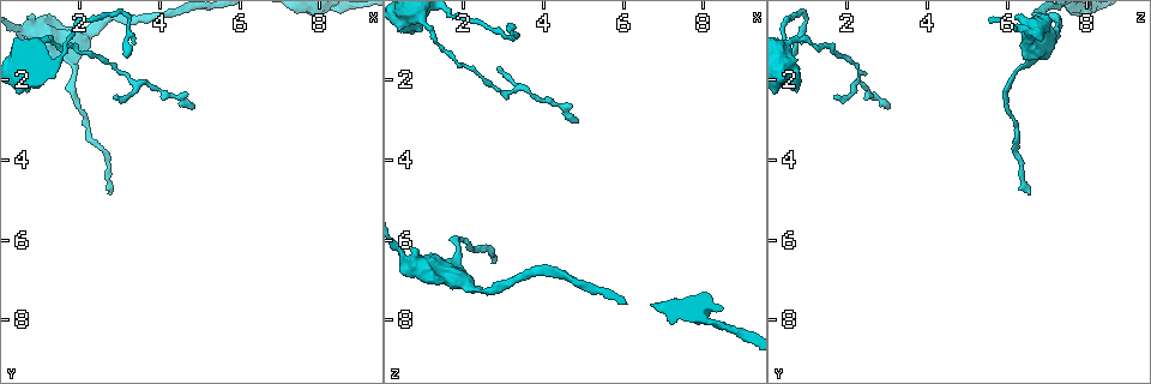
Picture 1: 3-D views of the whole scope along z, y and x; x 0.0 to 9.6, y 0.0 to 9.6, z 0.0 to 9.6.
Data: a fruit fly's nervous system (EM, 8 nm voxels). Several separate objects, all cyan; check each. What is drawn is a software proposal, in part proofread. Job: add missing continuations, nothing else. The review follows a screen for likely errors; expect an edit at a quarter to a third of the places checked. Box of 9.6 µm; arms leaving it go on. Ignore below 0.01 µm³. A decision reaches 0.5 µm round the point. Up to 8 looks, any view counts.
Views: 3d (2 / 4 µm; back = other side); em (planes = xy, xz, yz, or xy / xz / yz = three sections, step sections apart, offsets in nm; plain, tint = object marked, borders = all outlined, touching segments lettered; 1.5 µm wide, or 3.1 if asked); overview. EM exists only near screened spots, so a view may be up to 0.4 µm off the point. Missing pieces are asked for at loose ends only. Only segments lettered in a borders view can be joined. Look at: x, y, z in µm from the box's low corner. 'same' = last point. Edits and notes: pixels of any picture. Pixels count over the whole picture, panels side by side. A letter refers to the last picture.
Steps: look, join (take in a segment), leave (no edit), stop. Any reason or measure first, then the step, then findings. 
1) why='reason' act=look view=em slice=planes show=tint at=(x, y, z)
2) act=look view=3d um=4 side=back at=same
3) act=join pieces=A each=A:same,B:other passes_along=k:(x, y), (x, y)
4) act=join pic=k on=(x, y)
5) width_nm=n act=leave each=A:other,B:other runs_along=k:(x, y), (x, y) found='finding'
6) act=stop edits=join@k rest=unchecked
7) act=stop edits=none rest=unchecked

why='an open end' act=look view=3d um=2 side=back at=(4.85, 2.65, 3.05)

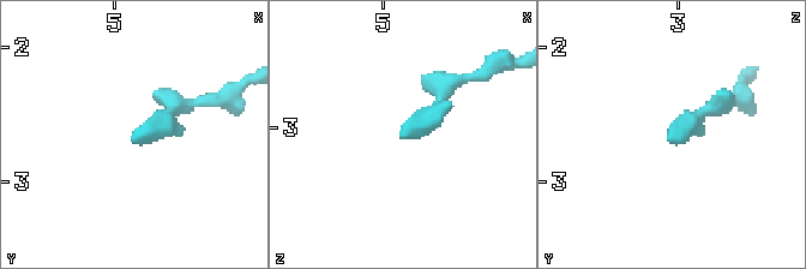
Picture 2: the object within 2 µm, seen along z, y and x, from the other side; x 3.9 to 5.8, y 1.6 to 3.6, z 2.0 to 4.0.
why='now the EM' act=look view=em slice=planes show=tint at=(4.86, 2.64, 3.04)

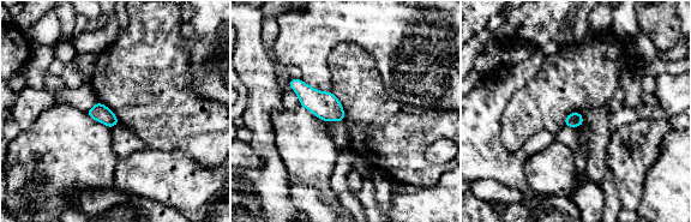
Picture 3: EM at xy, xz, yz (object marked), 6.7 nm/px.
why='what lies round it' act=look view=em slice=planes show=borders at=same

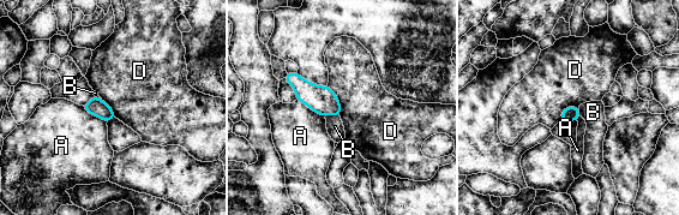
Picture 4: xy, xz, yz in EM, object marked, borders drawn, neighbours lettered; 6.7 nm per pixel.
act=leave each=A:other,B:other,D:other border=4:(326, 85), (338, 101), (340, 114) found='no lettered segment goes on from it'

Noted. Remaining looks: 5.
why='branch stops here' act=look view=em slice=planes show=borders at=(3.10, 1.50, 0.65)

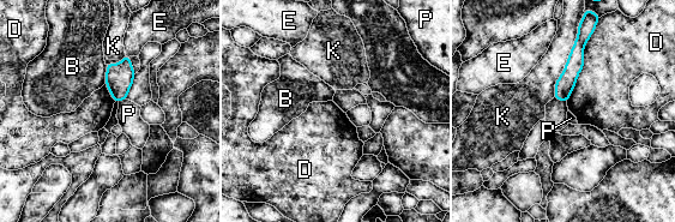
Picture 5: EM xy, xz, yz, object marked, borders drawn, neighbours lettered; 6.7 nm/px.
act=leave each=B:other,D:other,E:other,K:other,P:other runs_along=5:(582, 41), (564, 85), (564, 98) found='no lettered segment goes on from it'

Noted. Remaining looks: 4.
act=look view=em um=3.1 slice=yz step=16 show=tint at=(0.65, 2.20, 0.75)

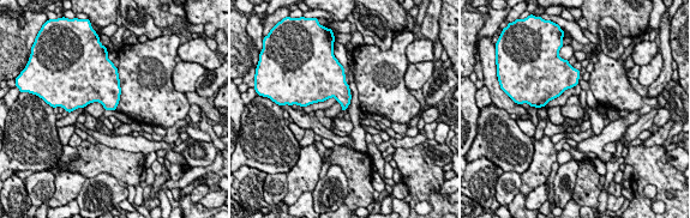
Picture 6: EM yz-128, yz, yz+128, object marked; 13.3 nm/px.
act=look view=em um=3.1 slice=planes show=borders at=same

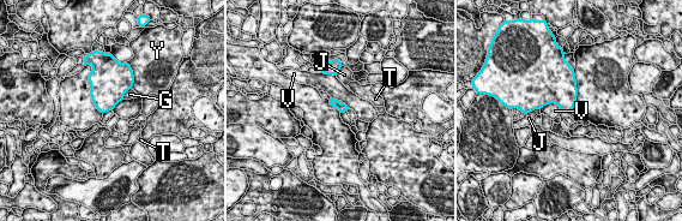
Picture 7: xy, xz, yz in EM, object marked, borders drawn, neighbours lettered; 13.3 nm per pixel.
longest_contact=V:300nm act=leave each=G:other,J:other,T:other,V:other,Y:other found='none of them fits'

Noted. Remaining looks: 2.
act=stop edits=none rest=unchecked

